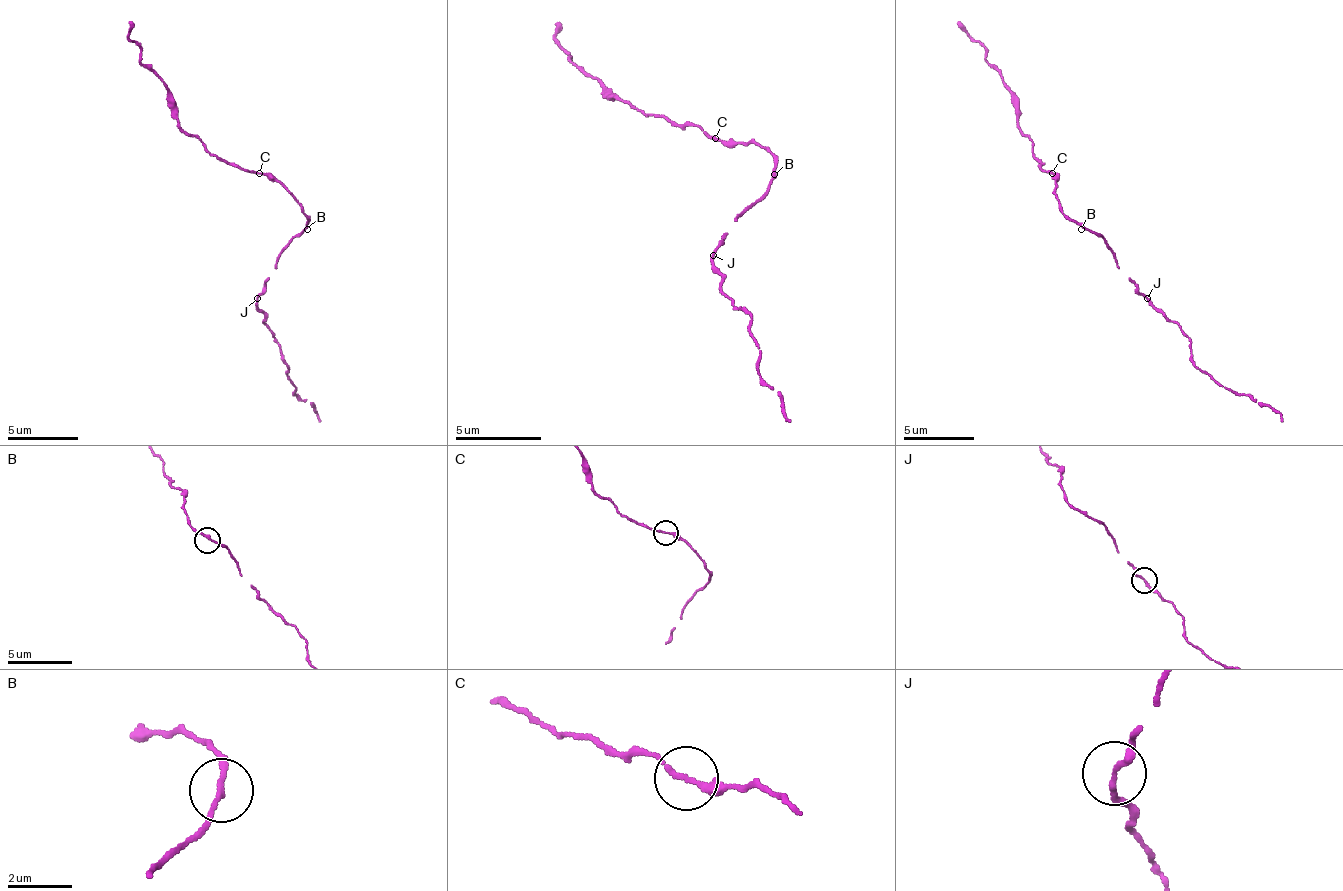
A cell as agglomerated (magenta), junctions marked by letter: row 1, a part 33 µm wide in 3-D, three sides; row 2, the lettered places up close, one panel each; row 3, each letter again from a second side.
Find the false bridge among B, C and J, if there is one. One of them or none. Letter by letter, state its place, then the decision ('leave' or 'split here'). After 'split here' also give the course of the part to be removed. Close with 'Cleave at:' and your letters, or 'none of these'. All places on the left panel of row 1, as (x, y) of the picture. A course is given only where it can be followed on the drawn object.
B: (307, 229) | leave
C: (259, 173) | leave
J: (257, 298) | leave
Cleave at: none of these

